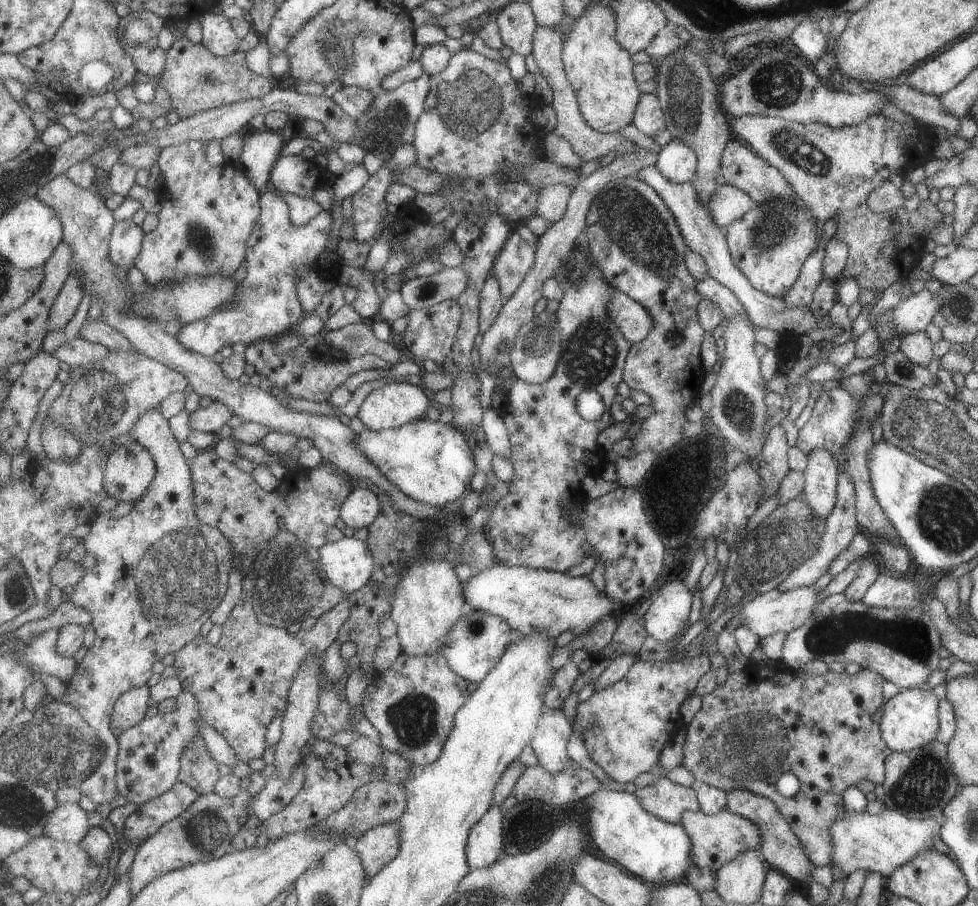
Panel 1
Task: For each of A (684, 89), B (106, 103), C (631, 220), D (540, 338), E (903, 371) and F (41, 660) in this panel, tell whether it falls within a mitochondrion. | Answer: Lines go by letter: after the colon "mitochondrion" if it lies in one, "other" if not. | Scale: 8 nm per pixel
A: mitochondrion
B: other
C: mitochondrion
D: mitochondrion
E: mitochondrion
F: other

